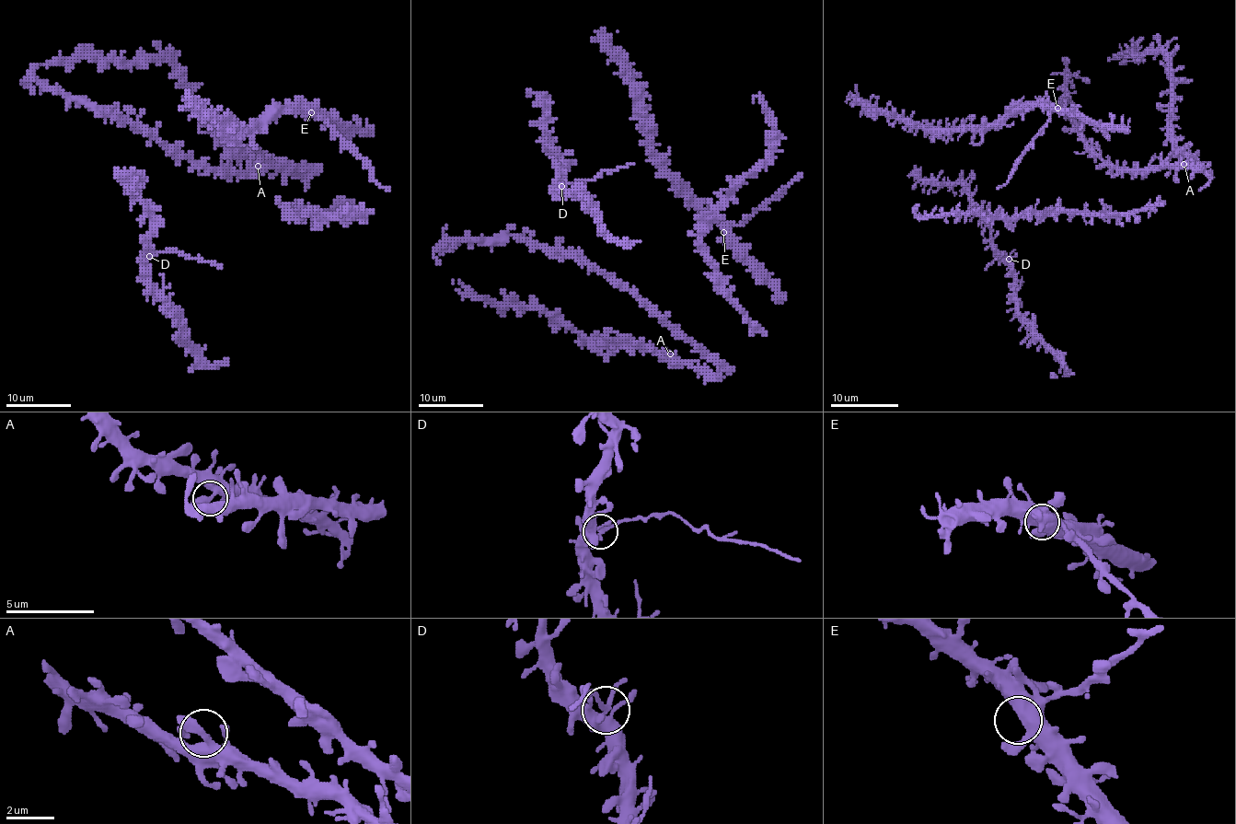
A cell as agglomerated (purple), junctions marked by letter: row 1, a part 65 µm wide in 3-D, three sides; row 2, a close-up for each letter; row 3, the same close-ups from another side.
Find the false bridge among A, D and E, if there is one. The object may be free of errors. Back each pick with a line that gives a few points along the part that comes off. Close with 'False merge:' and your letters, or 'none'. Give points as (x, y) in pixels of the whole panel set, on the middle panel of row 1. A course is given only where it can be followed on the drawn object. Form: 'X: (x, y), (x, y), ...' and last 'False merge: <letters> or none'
D: (561, 186), (574, 184), (580, 179), (589, 180), (604, 171), (614, 171), (634, 163)
False merge: D

